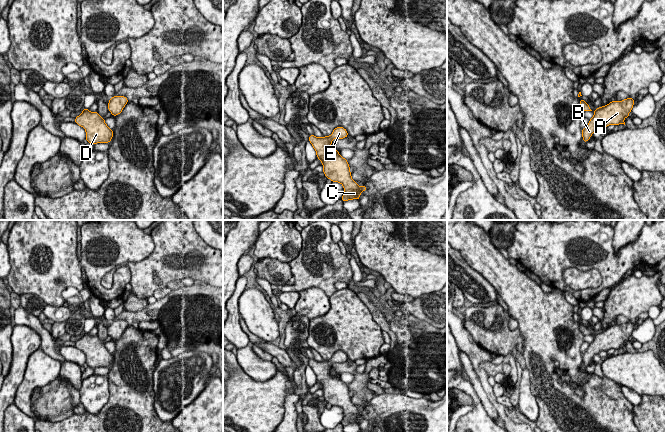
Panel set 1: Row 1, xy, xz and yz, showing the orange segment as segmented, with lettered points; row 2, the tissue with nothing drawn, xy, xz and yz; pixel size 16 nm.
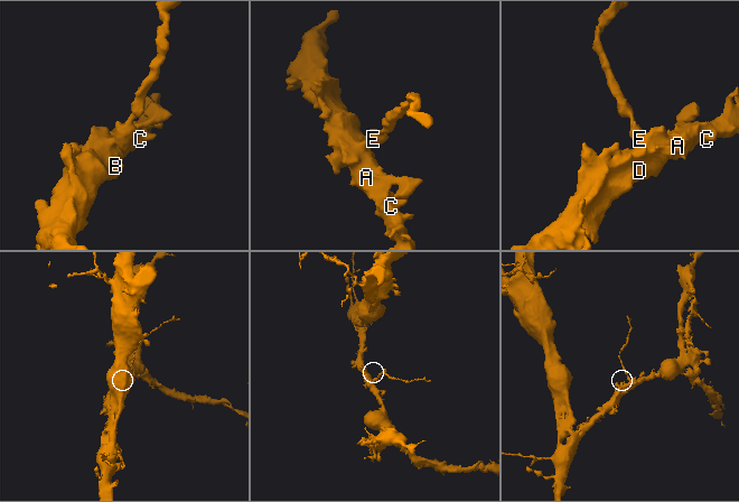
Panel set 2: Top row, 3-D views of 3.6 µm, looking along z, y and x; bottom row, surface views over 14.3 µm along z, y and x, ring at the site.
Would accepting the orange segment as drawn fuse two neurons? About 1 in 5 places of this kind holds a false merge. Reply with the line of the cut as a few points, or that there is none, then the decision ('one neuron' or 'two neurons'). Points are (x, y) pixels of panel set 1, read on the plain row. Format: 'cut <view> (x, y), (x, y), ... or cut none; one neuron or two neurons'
cut none; one neuron

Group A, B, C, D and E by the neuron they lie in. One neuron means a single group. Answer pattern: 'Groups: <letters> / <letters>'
Groups: A B C D E

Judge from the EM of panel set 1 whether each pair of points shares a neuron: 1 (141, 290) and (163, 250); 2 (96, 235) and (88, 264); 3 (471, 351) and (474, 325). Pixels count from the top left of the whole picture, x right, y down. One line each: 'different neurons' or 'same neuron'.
1: same neuron
2: same neuron
3: different neurons

